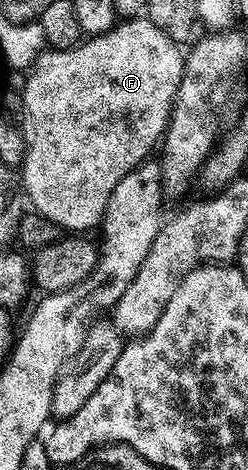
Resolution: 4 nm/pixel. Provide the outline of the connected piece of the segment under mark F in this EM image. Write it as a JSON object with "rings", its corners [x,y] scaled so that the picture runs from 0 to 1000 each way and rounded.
{"rings":[[[520,36],[520,38],[508,38],[508,40],[504,40],[504,43],[500,43],[500,45],[488,45],[488,47],[476,47],[476,49],[472,49],[472,51],[468,51],[468,53],[464,53],[464,55],[460,55],[460,57],[452,57],[452,60],[448,60],[448,64],[440,64],[440,66],[435,66],[435,70],[427,70],[427,72],[423,72],[423,74],[379,74],[379,77],[371,77],[371,79],[359,79],[359,81],[347,81],[347,83],[343,83],[343,85],[339,85],[339,87],[331,87],[331,89],[323,89],[323,91],[315,91],[315,94],[310,94],[310,98],[302,98],[302,100],[290,100],[290,102],[286,102],[286,104],[270,104],[270,106],[266,106],[266,109],[218,109],[218,106],[210,106],[210,104],[181,104],[181,106],[173,106],[173,109],[169,109],[169,111],[165,111],[165,115],[161,115],[161,117],[157,117],[157,119],[153,119],[153,123],[149,123],[149,126],[145,126],[145,128],[137,128],[137,132],[133,132],[133,134],[129,134],[129,140],[125,140],[125,149],[121,149],[121,151],[117,151],[117,153],[113,153],[113,157],[105,157],[105,160],[101,160],[101,162],[109,162],[109,164],[105,164],[105,168],[101,168],[101,194],[97,194],[97,191],[93,191],[93,245],[97,245],[97,251],[105,251],[105,249],[109,249],[109,251],[117,251],[117,270],[113,270],[113,268],[109,268],[109,311],[105,311],[105,315],[101,315],[101,336],[97,336],[97,340],[93,340],[93,353],[89,353],[89,355],[85,355],[85,357],[81,357],[81,364],[77,364],[77,381],[81,381],[81,387],[85,387],[85,389],[89,389],[89,391],[93,391],[93,406],[97,406],[97,413],[101,413],[101,415],[105,415],[105,417],[109,417],[109,423],[113,423],[113,415],[109,415],[109,413],[117,413],[117,423],[121,423],[121,428],[125,428],[125,430],[133,430],[133,432],[121,432],[121,434],[125,434],[125,440],[129,440],[129,447],[141,447],[141,449],[153,449],[153,451],[157,451],[157,455],[165,455],[165,457],[169,457],[169,460],[173,460],[173,462],[190,462],[190,464],[194,464],[194,466],[202,466],[202,468],[206,468],[206,470],[222,470],[222,472],[226,472],[226,474],[230,474],[230,477],[238,477],[238,479],[242,479],[242,481],[246,481],[246,483],[250,483],[250,485],[254,485],[254,487],[258,487],[258,489],[262,489],[262,491],[266,491],[266,494],[278,494],[278,496],[343,496],[343,494],[355,494],[355,491],[343,491],[343,489],[351,489],[351,487],[355,487],[355,483],[375,483],[375,485],[387,485],[387,483],[391,483],[391,481],[395,481],[395,477],[403,477],[403,470],[407,470],[407,462],[411,462],[411,457],[419,457],[419,455],[423,455],[423,447],[427,447],[427,445],[431,445],[431,428],[435,428],[435,426],[440,426],[440,421],[444,421],[444,419],[448,419],[448,402],[464,402],[464,394],[480,394],[480,385],[496,385],[496,377],[512,377],[512,368],[528,368],[528,366],[532,366],[532,364],[536,364],[536,362],[540,362],[540,360],[548,360],[548,355],[556,355],[556,351],[560,351],[560,349],[565,349],[565,347],[577,347],[577,345],[589,345],[589,340],[597,340],[597,338],[601,338],[601,336],[605,336],[605,330],[601,330],[601,319],[609,319],[609,317],[613,317],[613,313],[617,313],[617,311],[625,311],[625,309],[629,309],[629,304],[633,304],[633,311],[637,311],[637,304],[641,304],[641,298],[645,298],[645,296],[649,296],[649,294],[653,294],[653,289],[661,289],[661,283],[665,283],[665,274],[669,274],[669,270],[677,270],[677,268],[681,268],[681,245],[685,245],[685,243],[690,243],[690,238],[694,238],[694,236],[698,236],[698,217],[702,217],[702,215],[710,215],[710,213],[714,213],[714,191],[718,191],[718,189],[722,189],[722,181],[726,181],[726,179],[730,179],[730,166],[734,166],[734,164],[738,164],[738,147],[742,147],[742,145],[746,145],[746,117],[742,117],[742,115],[738,115],[738,109],[734,109],[734,102],[730,102],[730,100],[726,100],[726,98],[722,98],[722,94],[714,94],[714,91],[710,91],[710,89],[706,89],[706,87],[690,87],[690,79],[673,79],[673,70],[657,70],[657,62],[641,62],[641,60],[637,60],[637,57],[629,57],[629,53],[625,53],[625,51],[621,51],[621,49],[613,49],[613,47],[609,47],[609,45],[605,45],[605,43],[601,43],[601,38],[597,38],[597,36]]]}

